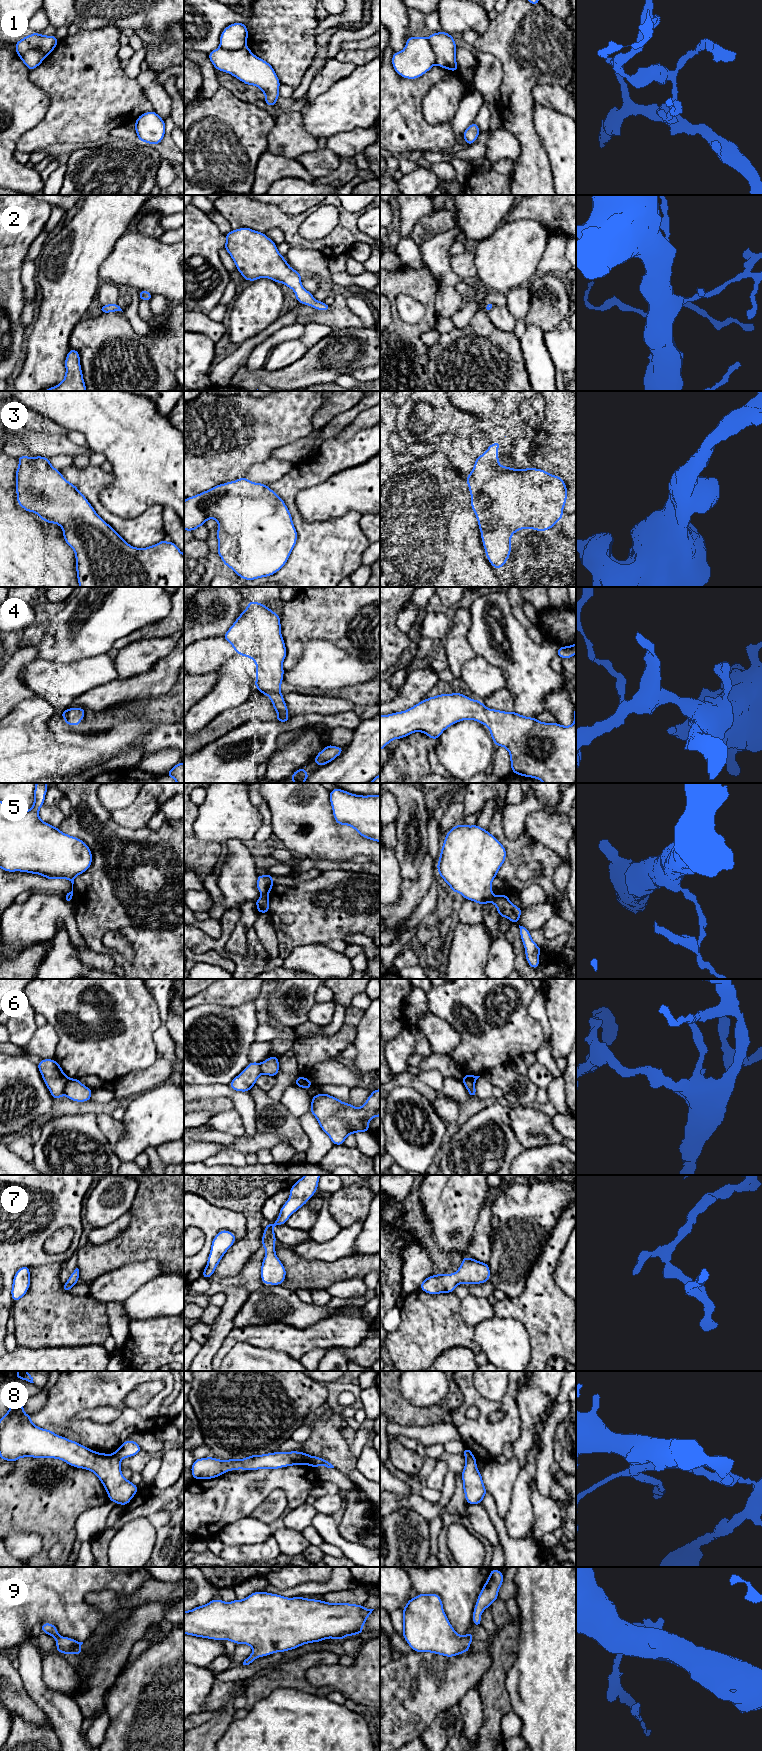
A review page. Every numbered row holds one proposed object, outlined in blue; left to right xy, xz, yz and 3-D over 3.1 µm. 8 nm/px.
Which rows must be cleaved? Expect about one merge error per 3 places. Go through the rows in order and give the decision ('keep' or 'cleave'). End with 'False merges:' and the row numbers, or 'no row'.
1: cleave
2: keep
3: keep
4: keep
5: cleave
6: cleave
7: keep
8: cleave
9: keep
False merges: 1, 5, 6, 8

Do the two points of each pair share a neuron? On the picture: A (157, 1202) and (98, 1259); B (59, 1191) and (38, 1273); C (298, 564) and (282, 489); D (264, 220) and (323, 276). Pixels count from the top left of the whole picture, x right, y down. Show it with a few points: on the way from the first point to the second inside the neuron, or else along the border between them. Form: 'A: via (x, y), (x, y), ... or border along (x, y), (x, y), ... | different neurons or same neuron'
A: via (149, 1219), (115, 1253) | same neuron
B: border along (61, 1262), (29, 1267) | different neurons
C: via (303, 545), (303, 528), (299, 524), (292, 508) | same neuron
D: border along (291, 247), (312, 248), (317, 251) | different neurons

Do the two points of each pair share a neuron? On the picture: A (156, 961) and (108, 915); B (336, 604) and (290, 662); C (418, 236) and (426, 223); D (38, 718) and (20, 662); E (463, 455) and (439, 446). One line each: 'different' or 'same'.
A: same
B: same
C: same
D: different
E: different

